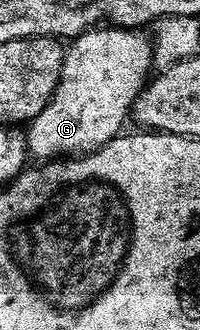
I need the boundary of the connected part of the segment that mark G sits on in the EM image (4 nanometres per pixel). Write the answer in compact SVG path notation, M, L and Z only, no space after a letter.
M99 25L76 36L65 48L54 94L51 95L48 105L44 105L44 109L40 109L40 113L36 113L36 117L31 119L25 128L26 149L33 158L34 155L38 158L35 160L53 161L63 157L87 155L89 151L98 151L108 141L118 138L125 128L122 126L125 125L126 119L128 123L134 98L142 92L151 74L152 43L147 36L145 39L142 33L138 29Z

